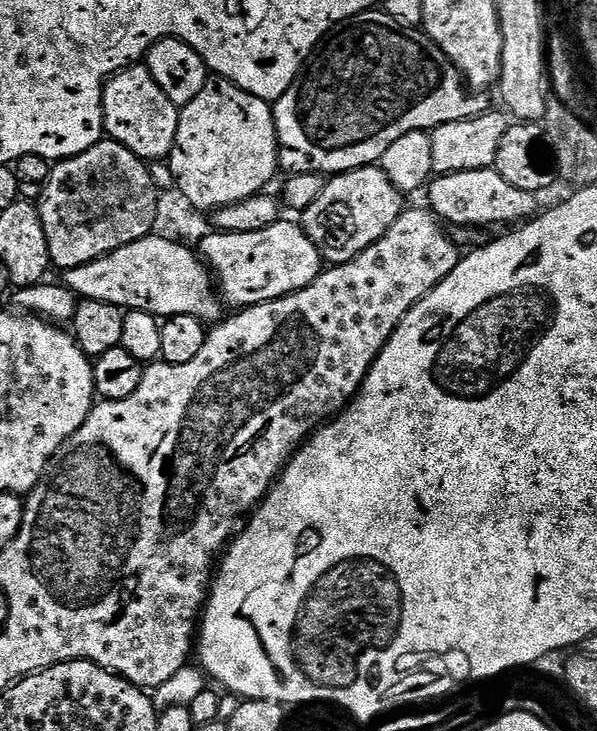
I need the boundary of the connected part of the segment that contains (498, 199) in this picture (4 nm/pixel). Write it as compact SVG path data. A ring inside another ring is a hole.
M495 168L466 170L458 174L436 176L427 185L427 192L429 200L427 203L431 211L435 212L441 221L452 226L469 228L483 228L493 226L492 224L512 226L517 222L524 222L535 217L538 212L537 193L518 190L518 186L510 186L510 182L506 182L506 178L502 178L502 174L498 174Z

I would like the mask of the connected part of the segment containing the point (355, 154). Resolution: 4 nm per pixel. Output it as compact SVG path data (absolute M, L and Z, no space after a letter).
M383 10L359 12L358 15L351 16L348 20L343 20L343 22L337 24L316 45L316 49L312 51L312 55L308 57L304 67L301 68L300 75L296 77L296 81L290 86L290 90L286 90L286 94L282 94L282 98L275 101L276 140L280 143L280 168L283 171L286 170L285 173L288 174L301 172L302 174L331 178L341 172L375 165L382 158L382 154L386 154L389 146L398 142L398 138L402 138L402 134L431 130L442 126L446 122L458 122L471 116L481 116L483 112L489 111L490 104L484 96L487 95L477 94L470 90L463 74L452 65L449 56L428 37L427 32L420 28L404 28L394 18L390 18L388 12Z

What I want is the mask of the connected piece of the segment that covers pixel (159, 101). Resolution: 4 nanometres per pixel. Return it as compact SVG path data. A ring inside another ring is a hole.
M137 62L131 68L123 68L104 85L104 131L107 139L117 140L126 150L133 152L139 160L145 162L164 162L174 150L174 138L178 138L178 122L180 109L166 94L162 94L162 86L154 82L150 70L143 63Z

